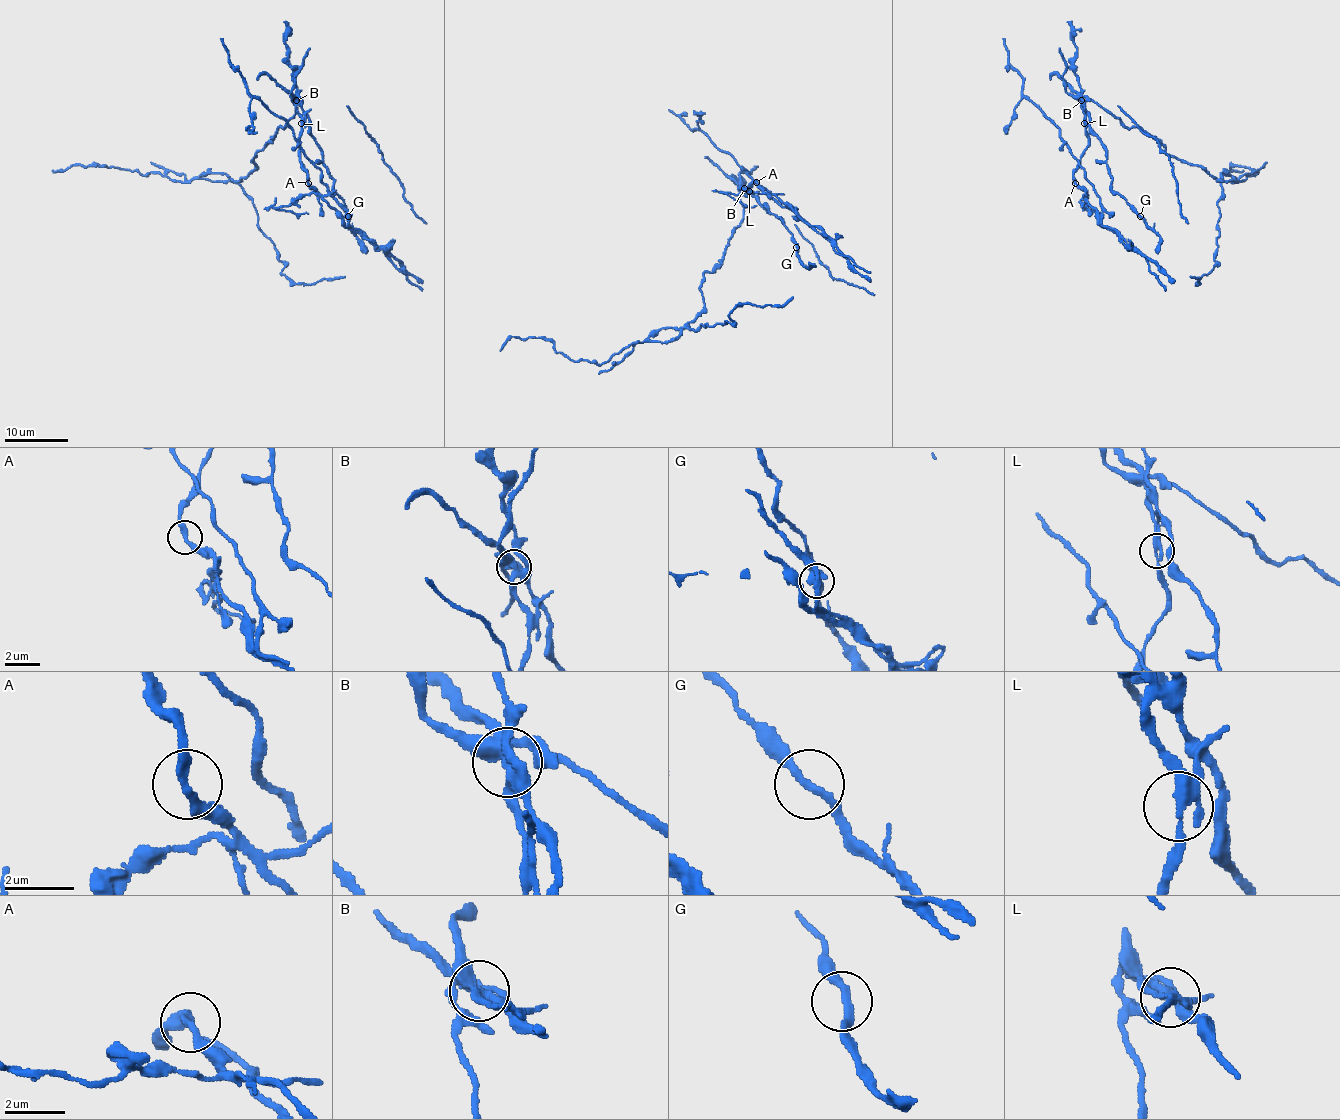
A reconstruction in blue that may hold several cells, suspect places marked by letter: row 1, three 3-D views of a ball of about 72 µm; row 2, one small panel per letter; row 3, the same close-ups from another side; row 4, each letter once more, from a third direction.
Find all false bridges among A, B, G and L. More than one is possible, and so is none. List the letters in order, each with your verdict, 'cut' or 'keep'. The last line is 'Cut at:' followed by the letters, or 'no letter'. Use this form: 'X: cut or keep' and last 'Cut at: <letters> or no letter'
A: cut
B: cut
G: keep
L: keep
Cut at: A, B

